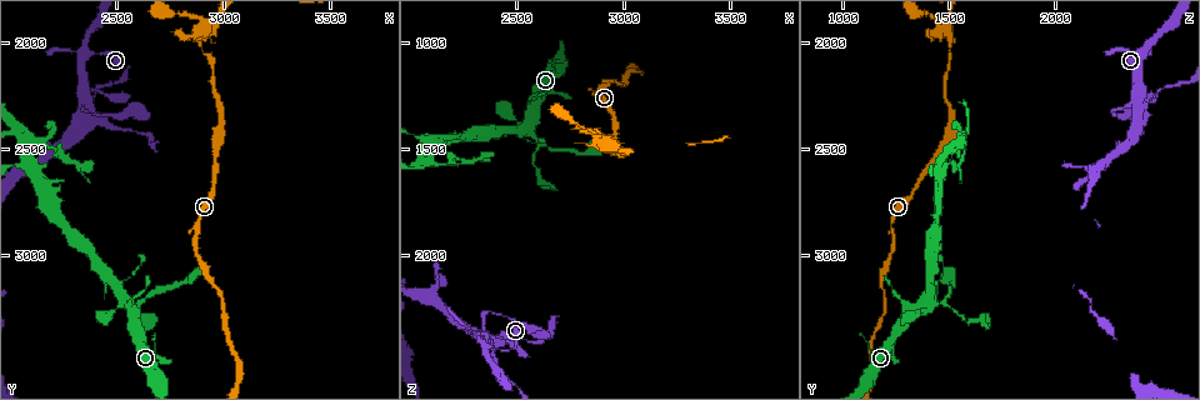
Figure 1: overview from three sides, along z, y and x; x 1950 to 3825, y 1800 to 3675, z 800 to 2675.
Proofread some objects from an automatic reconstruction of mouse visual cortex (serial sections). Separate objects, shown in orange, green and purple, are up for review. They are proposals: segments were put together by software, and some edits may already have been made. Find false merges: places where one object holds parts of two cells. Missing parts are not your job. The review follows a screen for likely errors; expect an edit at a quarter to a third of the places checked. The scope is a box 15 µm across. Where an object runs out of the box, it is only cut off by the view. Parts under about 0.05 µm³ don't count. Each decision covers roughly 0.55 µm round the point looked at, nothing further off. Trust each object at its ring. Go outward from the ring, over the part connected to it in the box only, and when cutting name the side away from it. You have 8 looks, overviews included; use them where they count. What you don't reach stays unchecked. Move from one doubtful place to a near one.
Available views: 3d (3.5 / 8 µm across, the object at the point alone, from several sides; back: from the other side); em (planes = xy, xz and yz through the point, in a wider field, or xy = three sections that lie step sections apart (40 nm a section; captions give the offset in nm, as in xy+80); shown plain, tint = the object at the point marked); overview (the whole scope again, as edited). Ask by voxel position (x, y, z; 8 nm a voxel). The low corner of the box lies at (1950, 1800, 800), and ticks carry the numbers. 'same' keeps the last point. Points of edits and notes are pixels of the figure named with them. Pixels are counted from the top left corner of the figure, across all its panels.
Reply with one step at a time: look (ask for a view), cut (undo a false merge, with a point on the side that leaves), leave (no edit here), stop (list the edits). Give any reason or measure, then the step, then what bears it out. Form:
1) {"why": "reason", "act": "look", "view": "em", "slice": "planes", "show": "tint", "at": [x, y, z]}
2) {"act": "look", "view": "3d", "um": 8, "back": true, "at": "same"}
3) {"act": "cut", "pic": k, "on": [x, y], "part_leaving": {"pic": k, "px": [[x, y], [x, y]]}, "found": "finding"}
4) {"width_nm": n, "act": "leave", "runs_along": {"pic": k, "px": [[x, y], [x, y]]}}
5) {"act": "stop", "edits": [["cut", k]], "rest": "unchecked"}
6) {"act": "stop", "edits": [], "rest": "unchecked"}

{"act": "look", "view": "3d", "um": 8, "at": [2900, 1940, 1490]}

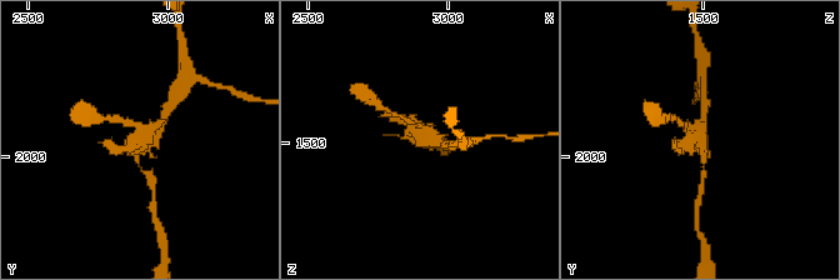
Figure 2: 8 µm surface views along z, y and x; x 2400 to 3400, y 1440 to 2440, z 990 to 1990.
{"why": "closer look", "act": "look", "view": "3d", "um": 3.5, "at": [2900, 1950, 1480]}

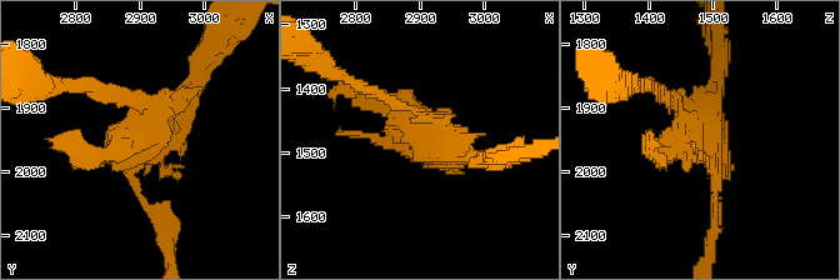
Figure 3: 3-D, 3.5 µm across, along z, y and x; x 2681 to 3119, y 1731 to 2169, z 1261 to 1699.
{"act": "leave", "runs_along": {"pic": 3, "px": [[714, 210], [714, 156], [660, 88]]}, "found": "one cell here"}

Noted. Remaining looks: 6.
{"why": "narrows sharply", "act": "look", "view": "3d", "um": 3.5, "back": true, "at": [2180, 2490, 1570]}

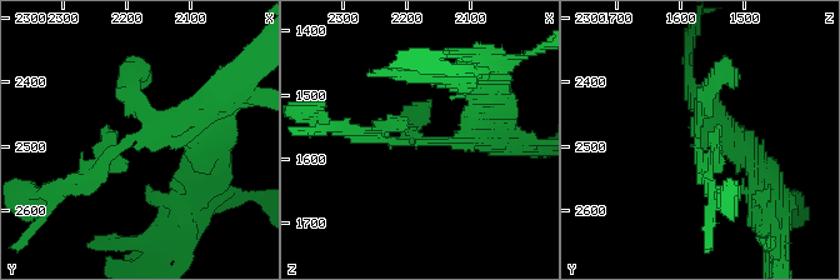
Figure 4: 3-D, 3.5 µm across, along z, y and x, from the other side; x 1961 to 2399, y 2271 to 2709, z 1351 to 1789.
{"why": "shape alone is not enough", "act": "look", "view": "em", "slice": "xy", "step": 5, "show": "tint", "at": [2190, 2480, 1575]}

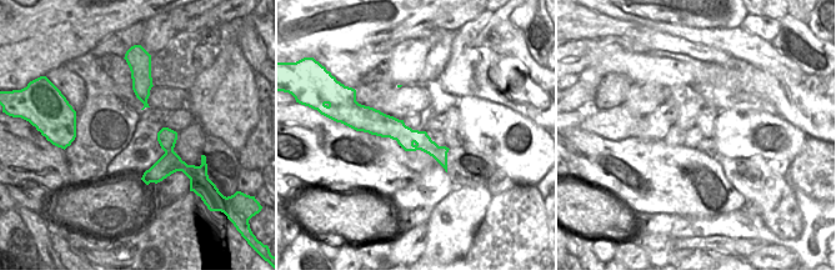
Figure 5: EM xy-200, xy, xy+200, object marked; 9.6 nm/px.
{"act": "leave", "runs_along": {"pic": 4, "px": [[196, 130], [150, 123], [70, 188]]}, "found": "one cell here"}

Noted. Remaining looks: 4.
{"why": "calibre changes", "act": "look", "view": "3d", "um": 3.5, "at": [2360, 2040, 2430]}

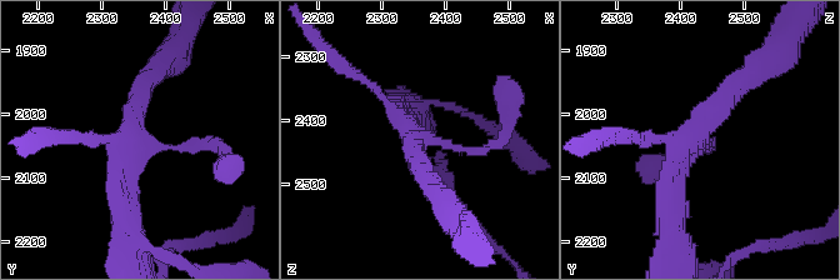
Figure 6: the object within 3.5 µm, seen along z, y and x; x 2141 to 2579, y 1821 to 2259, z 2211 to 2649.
{"act": "look", "view": "em", "slice": "xy", "step": 5, "show": "tint", "at": [2355, 2040, 2420]}

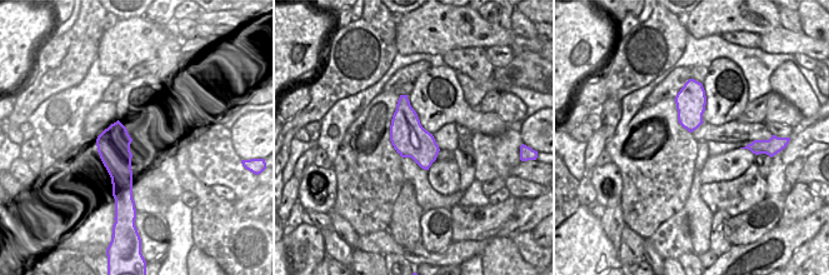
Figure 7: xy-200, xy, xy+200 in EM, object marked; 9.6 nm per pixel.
{"act": "leave", "runs_along": {"pic": 6, "px": [[213, 145], [129, 141], [121, 206]]}, "found": "continuous, no second cell"}

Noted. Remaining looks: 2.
{"act": "look", "view": "3d", "um": 8, "at": [2350, 2280, 2400]}

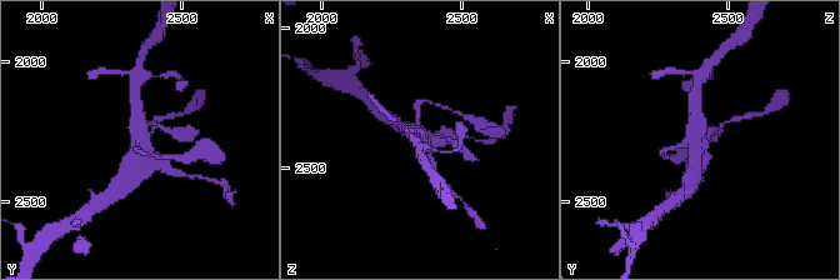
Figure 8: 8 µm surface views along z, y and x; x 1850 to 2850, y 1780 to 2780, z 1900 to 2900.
{"why": "need the tissue", "act": "look", "view": "em", "slice": "xy", "step": 5, "show": "tint", "at": [2350, 2280, 2390]}

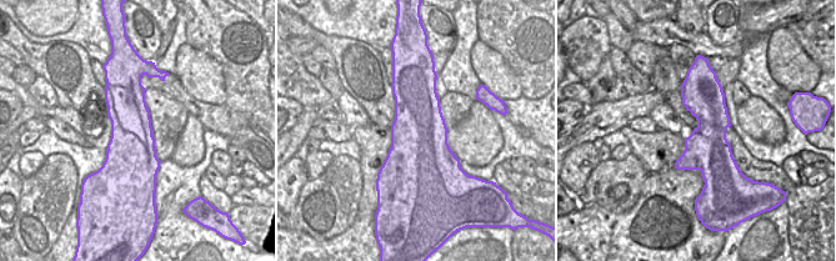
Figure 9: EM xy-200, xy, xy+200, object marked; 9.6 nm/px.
{"act": "leave", "runs_along": {"pic": 8, "px": [[134, 104], [141, 145], [136, 175]]}, "found": "one cell here"}

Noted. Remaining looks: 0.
{"act": "stop", "edits": [], "rest": "unchecked"}

